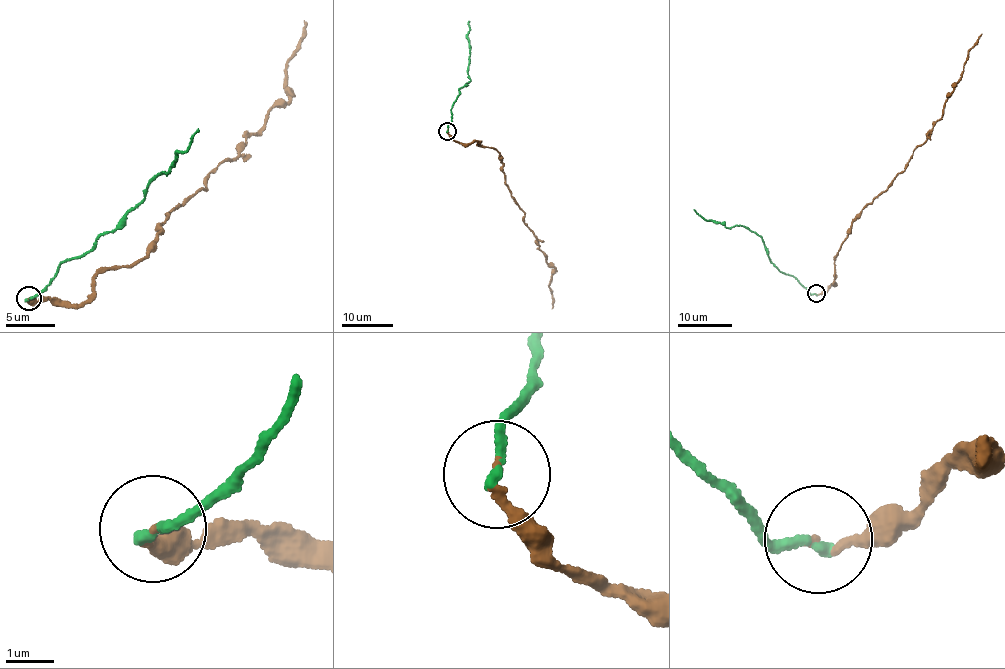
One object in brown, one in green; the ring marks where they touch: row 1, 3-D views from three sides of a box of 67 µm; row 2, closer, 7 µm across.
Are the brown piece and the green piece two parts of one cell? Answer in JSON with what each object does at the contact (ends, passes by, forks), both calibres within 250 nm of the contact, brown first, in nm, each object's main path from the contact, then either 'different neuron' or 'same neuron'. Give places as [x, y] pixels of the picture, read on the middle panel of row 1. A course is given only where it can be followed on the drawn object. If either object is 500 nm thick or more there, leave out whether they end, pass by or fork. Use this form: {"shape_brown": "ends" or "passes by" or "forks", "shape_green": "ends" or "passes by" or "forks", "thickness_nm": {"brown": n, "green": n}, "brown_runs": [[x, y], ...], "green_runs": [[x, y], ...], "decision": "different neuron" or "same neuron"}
{"shape_brown": "ends", "shape_green": "ends", "thickness_nm": {"brown": 170, "green": 240}, "brown_runs": [[448, 131], [456, 142], [479, 142], [498, 151], [511, 196], [555, 270], [548, 286], [552, 308]], "green_runs": [[448, 131], [458, 90], [470, 80], [468, 21]], "decision": "different neuron"}

